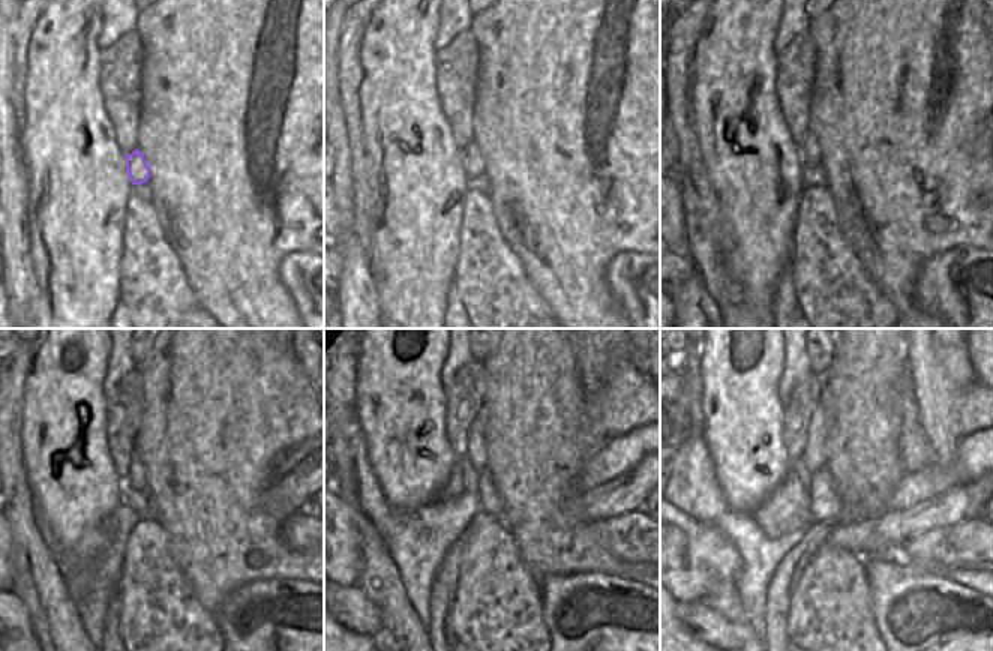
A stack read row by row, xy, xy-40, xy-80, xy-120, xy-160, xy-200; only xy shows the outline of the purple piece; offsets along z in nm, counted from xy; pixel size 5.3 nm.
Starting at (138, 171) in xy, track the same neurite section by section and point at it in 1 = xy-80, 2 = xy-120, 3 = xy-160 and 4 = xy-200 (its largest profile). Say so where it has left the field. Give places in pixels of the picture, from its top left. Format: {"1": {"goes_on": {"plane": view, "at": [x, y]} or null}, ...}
{"1": {"goes_on": {"plane": "xy-80", "at": [809, 152]}}, "2": {"goes_on": {"plane": "xy-120", "at": [137, 480]}}, "3": {"goes_on": {"plane": "xy-160", "at": [476, 453]}}, "4": {"goes_on": {"plane": "xy-200", "at": [813, 455]}}}

